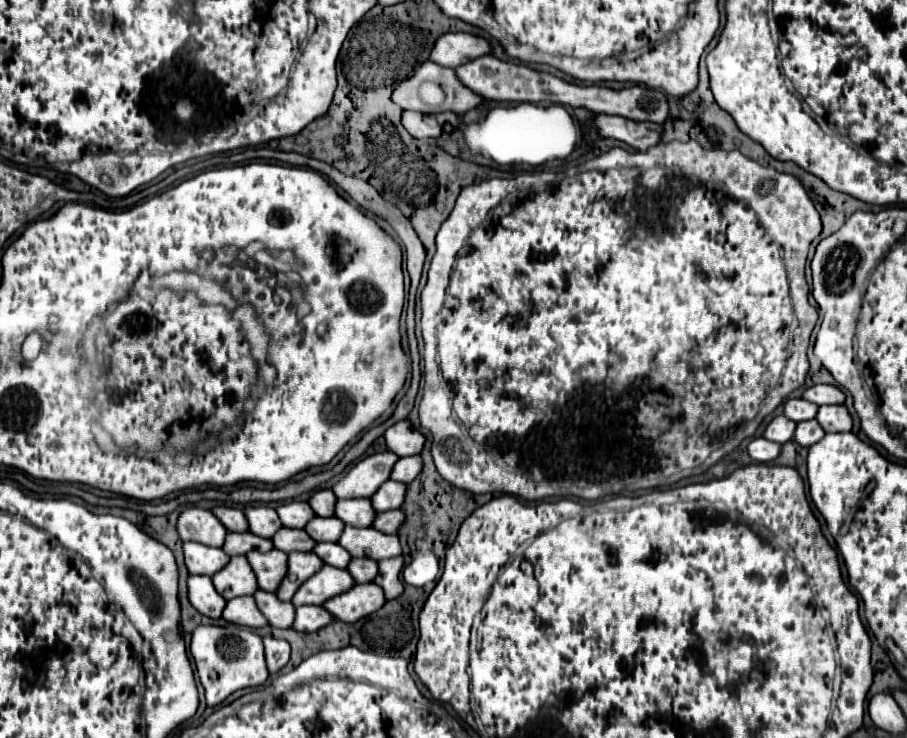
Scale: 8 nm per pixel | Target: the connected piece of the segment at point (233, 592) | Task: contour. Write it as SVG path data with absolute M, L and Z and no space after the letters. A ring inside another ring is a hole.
M231 556L229 564L225 564L225 568L215 572L211 580L213 580L215 590L225 600L235 598L235 596L247 596L257 590L257 580L245 556Z

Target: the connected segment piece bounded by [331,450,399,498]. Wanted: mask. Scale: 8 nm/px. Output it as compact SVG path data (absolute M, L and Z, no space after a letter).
M389 450L365 456L337 484L333 484L331 490L337 498L369 498L385 480L389 480L397 460L399 456Z

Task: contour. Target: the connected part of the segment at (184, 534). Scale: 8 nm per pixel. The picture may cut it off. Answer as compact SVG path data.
M189 506L177 518L177 534L181 540L193 540L205 546L221 548L227 530L209 510Z

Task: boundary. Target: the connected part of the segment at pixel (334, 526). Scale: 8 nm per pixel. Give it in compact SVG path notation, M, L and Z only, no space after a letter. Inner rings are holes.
M315 516L313 520L309 520L309 524L303 528L315 542L337 542L343 530L343 522L337 520L335 516L331 518L319 518Z

